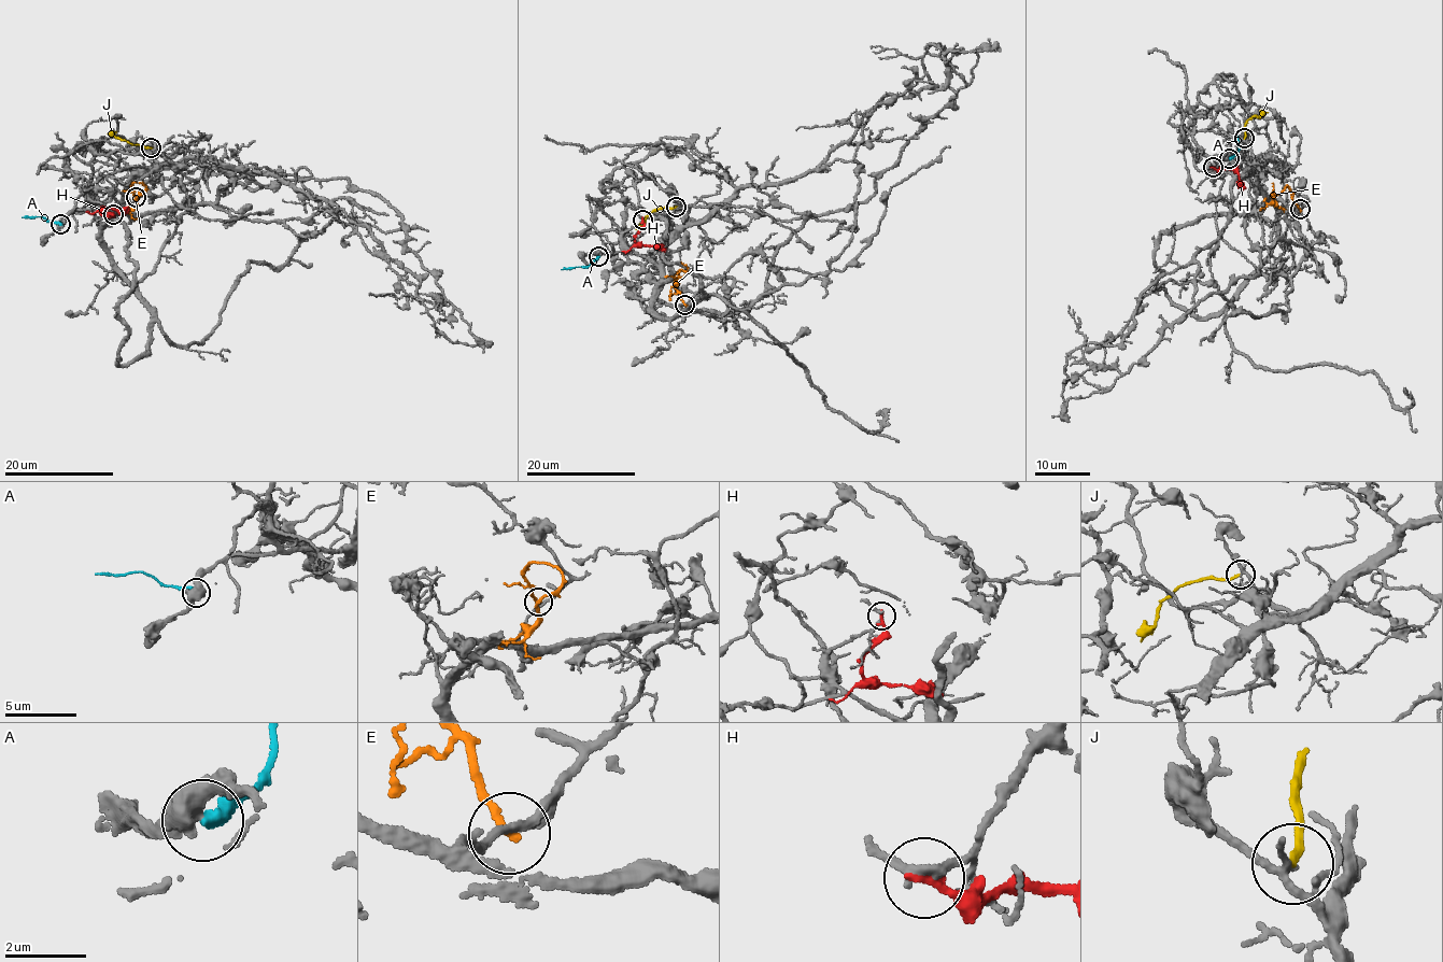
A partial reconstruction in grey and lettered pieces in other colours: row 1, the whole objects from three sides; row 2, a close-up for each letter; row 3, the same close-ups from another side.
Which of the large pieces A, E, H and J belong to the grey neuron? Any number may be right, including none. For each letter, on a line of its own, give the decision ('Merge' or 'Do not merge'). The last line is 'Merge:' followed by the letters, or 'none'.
A: Do not merge
E: Do not merge
H: Do not merge
J: Do not merge
Merge: none

